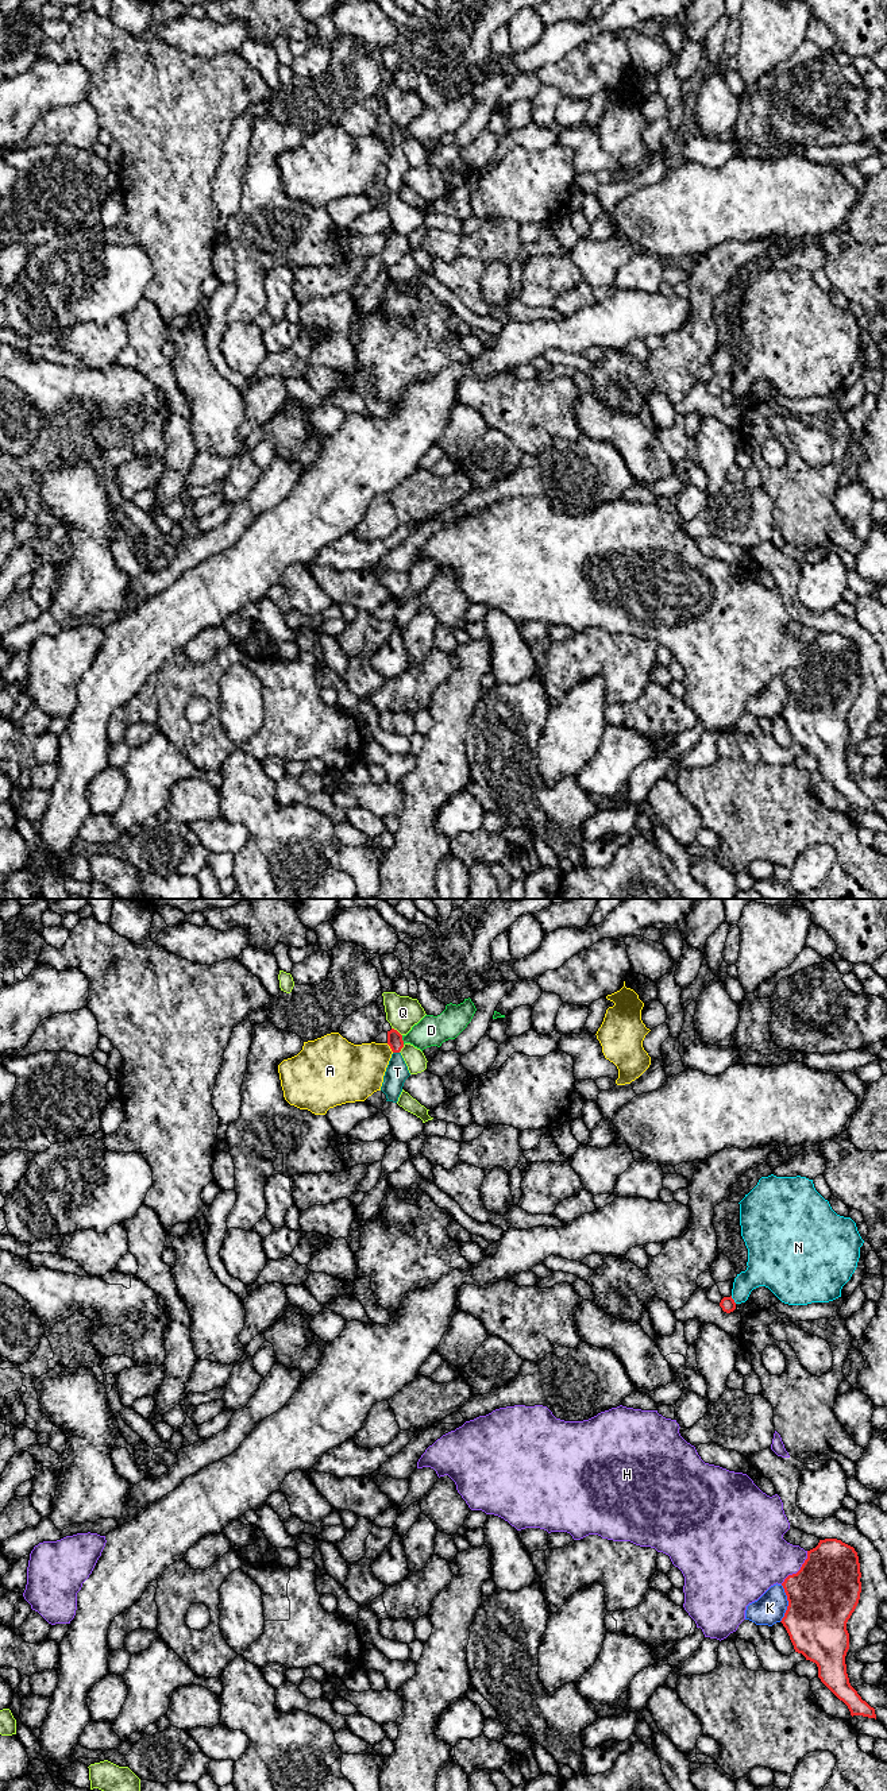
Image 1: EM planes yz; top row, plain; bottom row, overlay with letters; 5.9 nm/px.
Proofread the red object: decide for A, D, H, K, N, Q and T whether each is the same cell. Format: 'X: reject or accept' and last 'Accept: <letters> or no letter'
A: reject
D: reject
H: reject
K: reject
N: reject
Q: reject
T: accept
Accept: T

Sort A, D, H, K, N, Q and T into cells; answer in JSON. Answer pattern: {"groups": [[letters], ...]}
{"groups": [["A"], ["D"], ["H"], ["K"], ["N"], ["Q"], ["T"]]}

